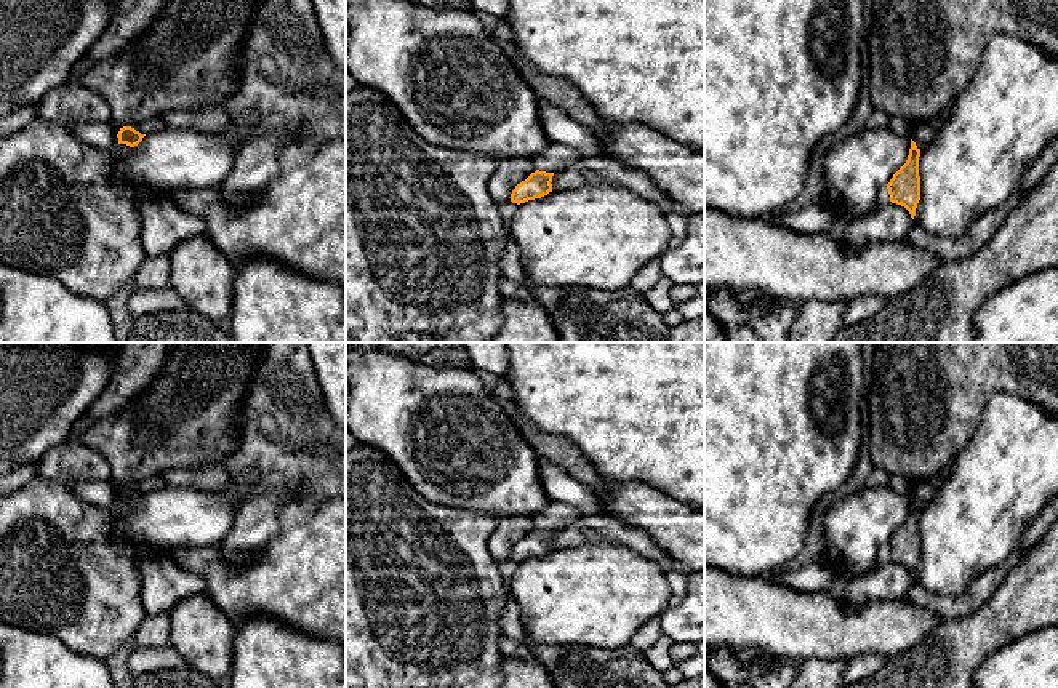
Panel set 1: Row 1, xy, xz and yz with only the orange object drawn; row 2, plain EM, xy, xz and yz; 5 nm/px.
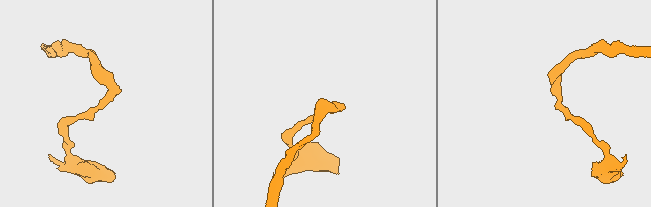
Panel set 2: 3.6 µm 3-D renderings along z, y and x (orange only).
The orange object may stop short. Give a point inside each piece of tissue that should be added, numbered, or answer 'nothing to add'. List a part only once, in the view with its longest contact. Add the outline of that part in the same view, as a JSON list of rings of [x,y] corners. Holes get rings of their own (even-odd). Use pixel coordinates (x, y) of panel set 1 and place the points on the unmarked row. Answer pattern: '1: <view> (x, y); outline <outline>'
1: xz (557, 516); outline [[[551,501],[549,507],[535,517],[535,522],[539,530],[559,531],[567,528],[581,515],[583,514],[570,504]]]

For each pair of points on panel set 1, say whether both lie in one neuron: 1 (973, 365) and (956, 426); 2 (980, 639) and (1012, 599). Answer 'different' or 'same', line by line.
1: same
2: same

